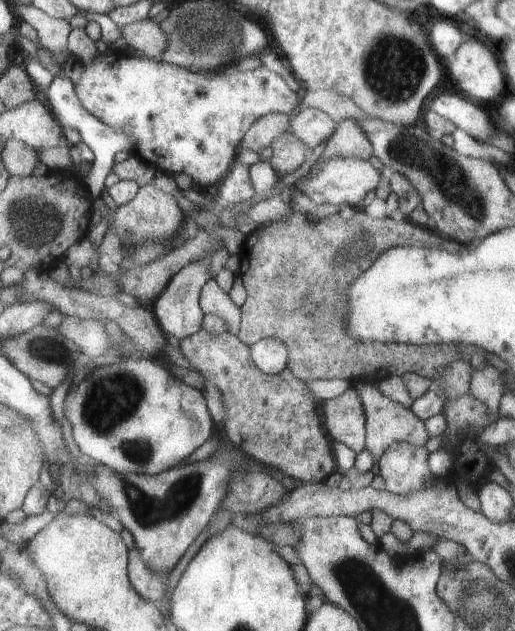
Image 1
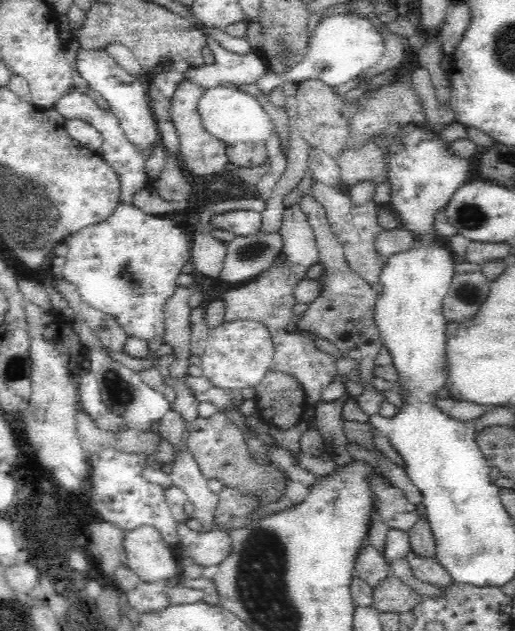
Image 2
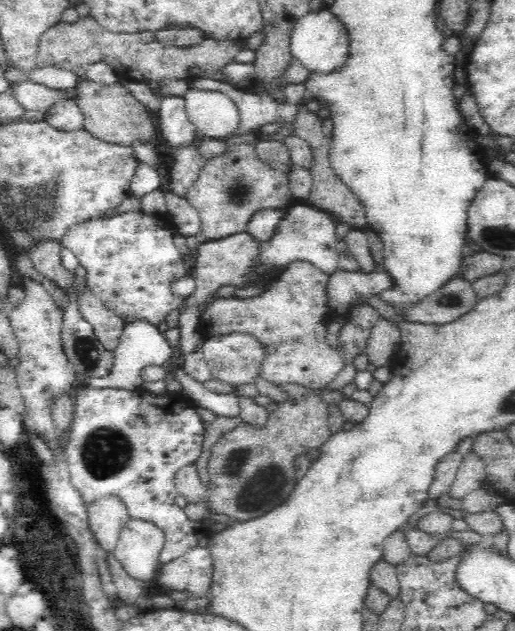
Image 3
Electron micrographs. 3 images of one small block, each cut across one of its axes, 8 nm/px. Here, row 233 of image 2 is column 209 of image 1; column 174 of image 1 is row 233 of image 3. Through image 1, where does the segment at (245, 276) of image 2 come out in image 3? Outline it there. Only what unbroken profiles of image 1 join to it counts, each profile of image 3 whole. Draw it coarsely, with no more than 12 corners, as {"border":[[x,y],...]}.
{"border":[[310,206],[286,210],[264,246],[270,266],[338,272],[338,224]]}

